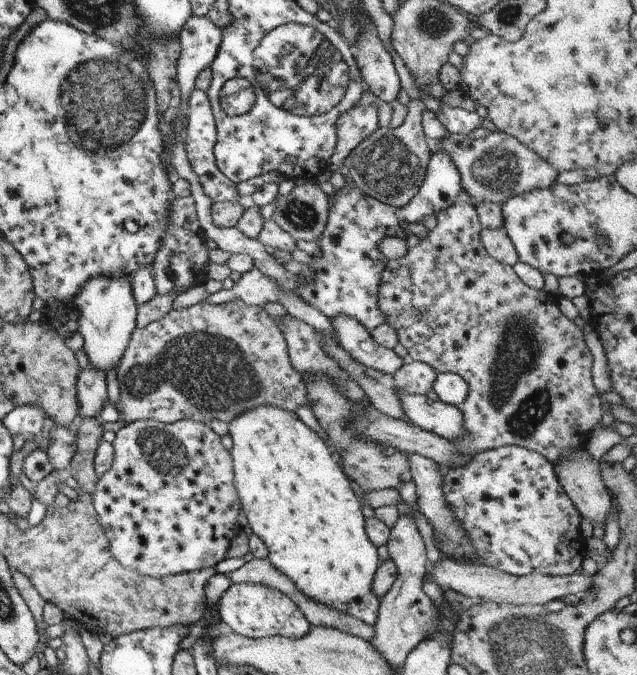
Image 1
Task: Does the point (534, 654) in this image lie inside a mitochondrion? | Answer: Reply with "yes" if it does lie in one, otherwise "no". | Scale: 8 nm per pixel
yes

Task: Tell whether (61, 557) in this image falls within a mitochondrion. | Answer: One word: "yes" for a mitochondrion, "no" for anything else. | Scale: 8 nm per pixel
no

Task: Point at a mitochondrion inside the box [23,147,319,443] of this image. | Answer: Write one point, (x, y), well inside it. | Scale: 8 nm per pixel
(207, 369)

